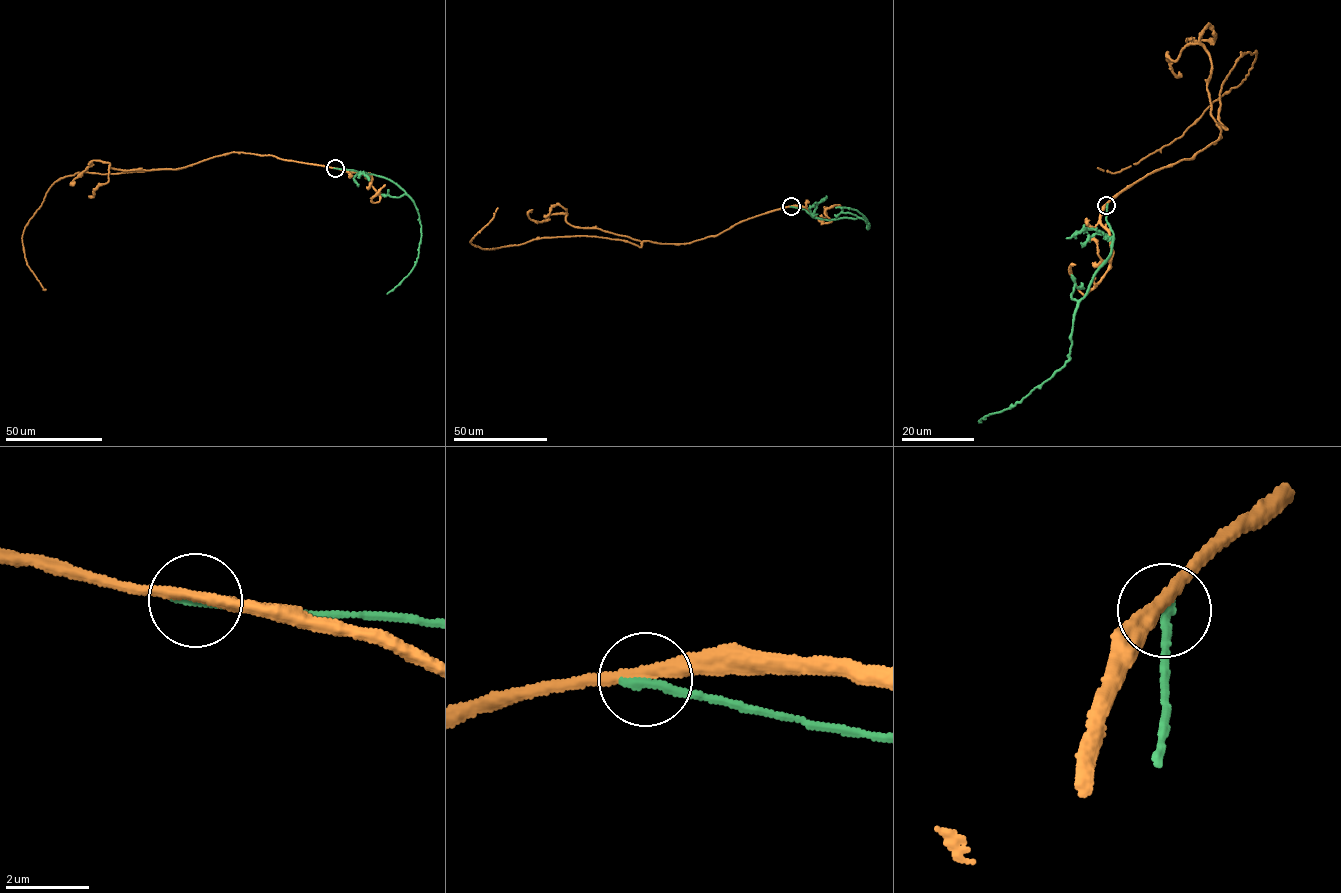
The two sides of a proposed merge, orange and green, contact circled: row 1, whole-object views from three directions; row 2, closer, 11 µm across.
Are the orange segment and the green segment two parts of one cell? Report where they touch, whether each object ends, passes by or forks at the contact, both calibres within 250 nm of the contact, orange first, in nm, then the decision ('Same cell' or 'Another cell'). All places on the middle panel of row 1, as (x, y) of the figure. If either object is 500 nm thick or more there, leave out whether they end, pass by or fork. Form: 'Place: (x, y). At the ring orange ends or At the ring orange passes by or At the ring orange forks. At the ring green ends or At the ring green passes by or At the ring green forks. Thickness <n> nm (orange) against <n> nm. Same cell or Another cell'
Place: (791, 206). At the ring orange passes by. At the ring green ends. Thickness 280 nm (orange) against 200 nm. Another cell

